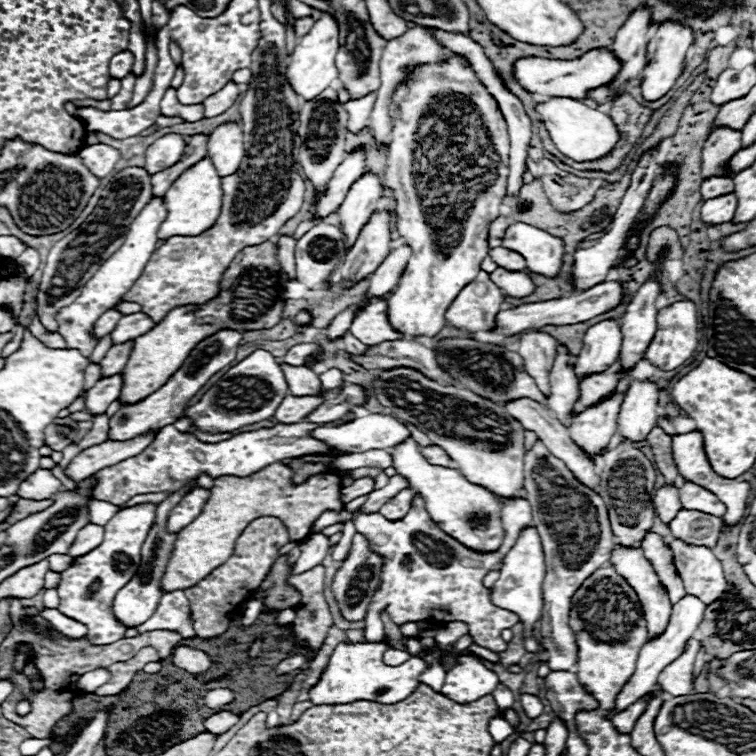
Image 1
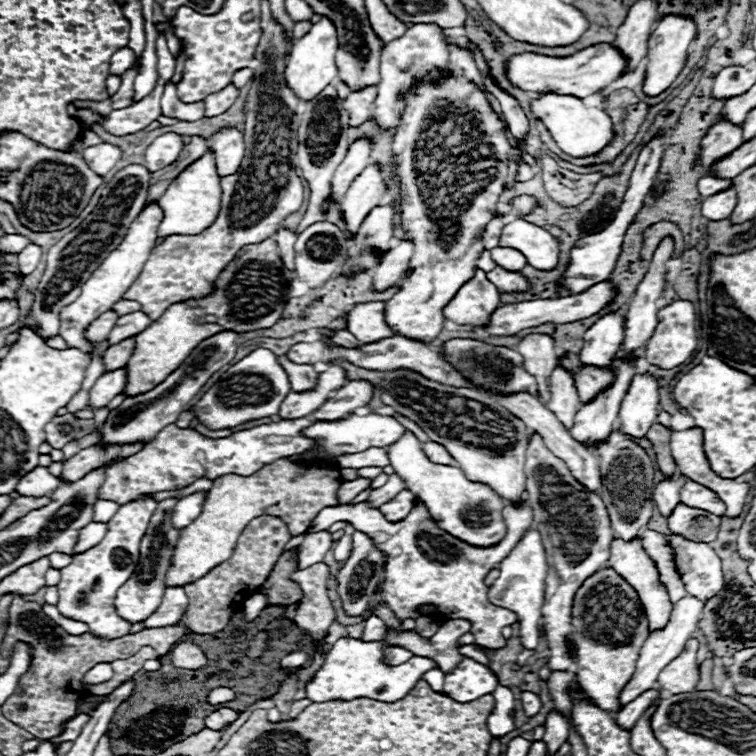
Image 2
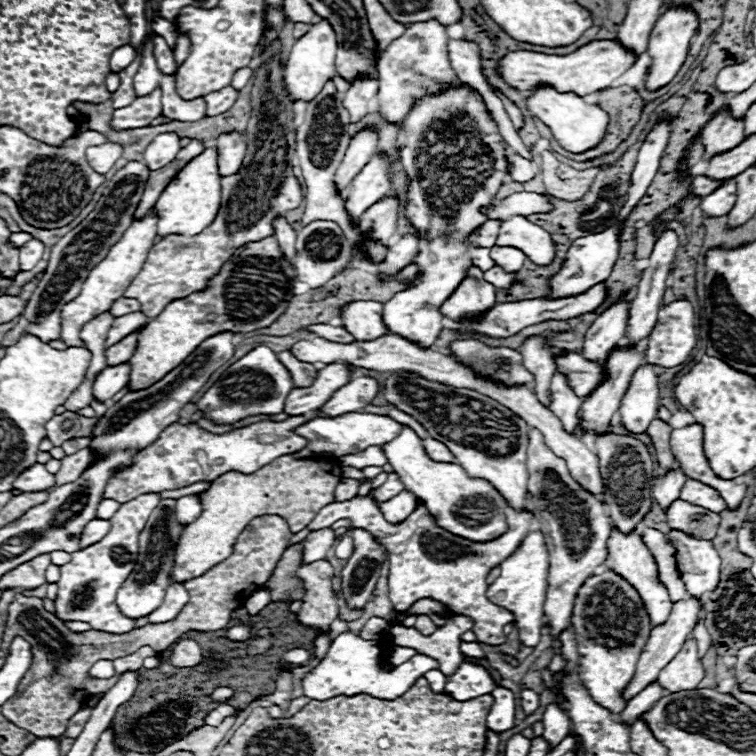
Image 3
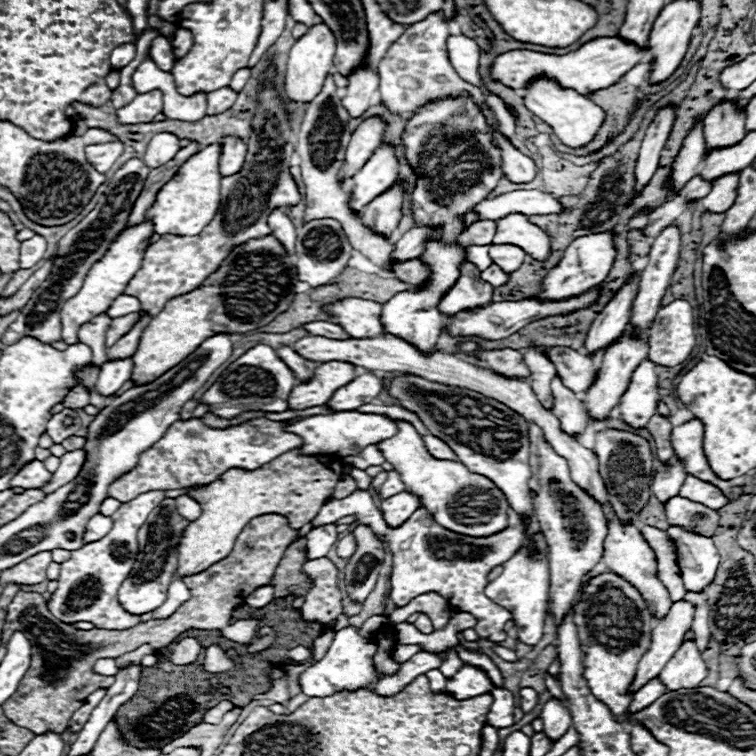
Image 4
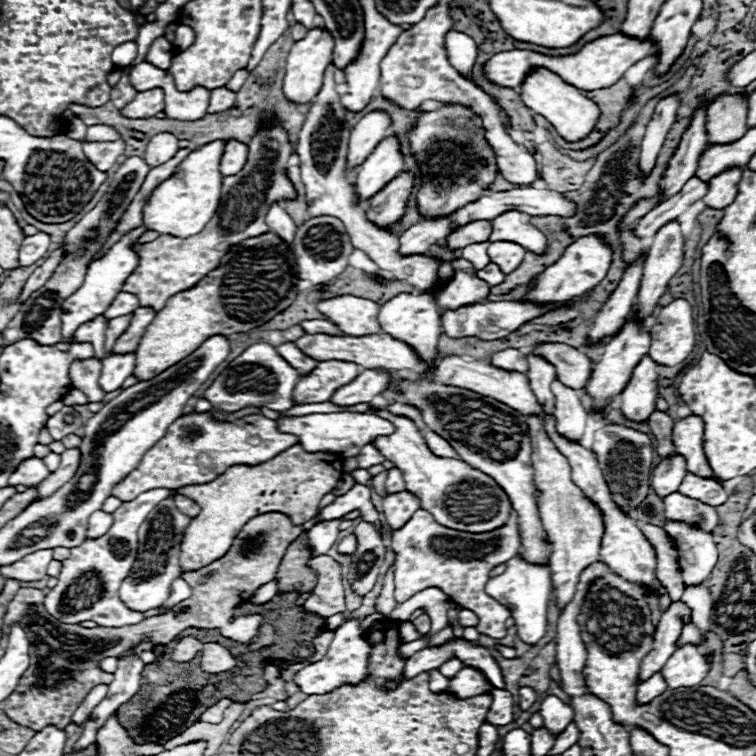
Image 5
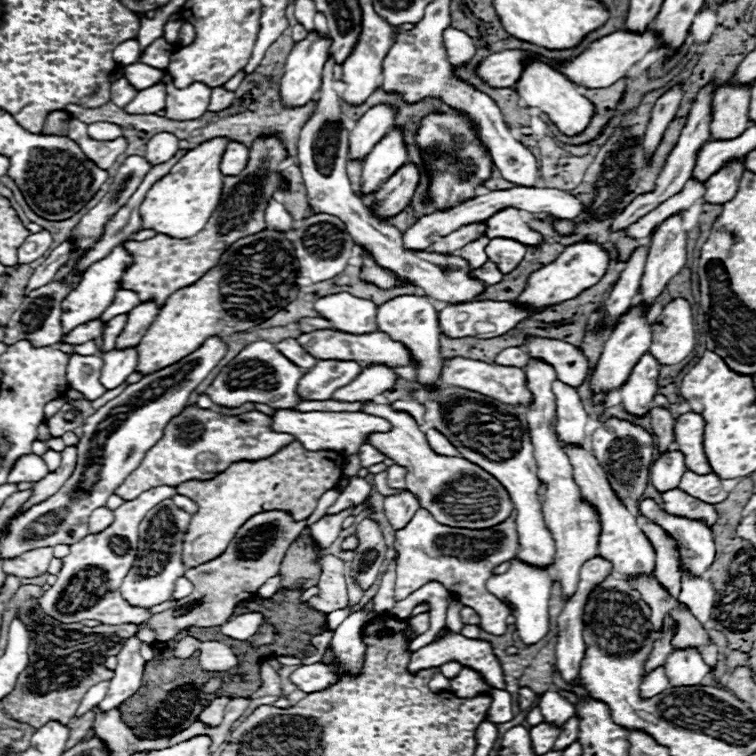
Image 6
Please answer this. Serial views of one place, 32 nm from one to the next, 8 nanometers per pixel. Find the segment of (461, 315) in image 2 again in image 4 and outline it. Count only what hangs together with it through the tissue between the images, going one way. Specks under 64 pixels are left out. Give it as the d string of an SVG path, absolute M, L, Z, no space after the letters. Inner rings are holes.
M464 262L460 264L460 280L440 300L442 314L456 314L460 310L486 306L492 302L492 286L480 278L480 270Z

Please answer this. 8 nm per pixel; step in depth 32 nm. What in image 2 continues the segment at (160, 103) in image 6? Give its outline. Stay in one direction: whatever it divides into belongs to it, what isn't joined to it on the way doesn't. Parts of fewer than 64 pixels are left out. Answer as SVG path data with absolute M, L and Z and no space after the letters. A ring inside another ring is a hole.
M160 76L158 86L144 96L142 100L130 104L128 108L122 110L114 110L112 112L112 132L114 134L132 134L138 132L146 126L150 126L158 116L162 116L160 112L160 98L162 98L162 90L164 90L164 76Z

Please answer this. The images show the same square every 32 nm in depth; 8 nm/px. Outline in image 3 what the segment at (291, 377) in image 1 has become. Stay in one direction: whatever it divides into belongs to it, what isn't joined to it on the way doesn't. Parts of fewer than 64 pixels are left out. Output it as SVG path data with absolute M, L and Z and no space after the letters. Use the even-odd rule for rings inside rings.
M290 350L278 352L278 360L280 360L280 362L288 368L288 372L292 374L294 386L310 386L310 384L314 382L314 378L316 378L316 368L314 368L314 364L296 360Z

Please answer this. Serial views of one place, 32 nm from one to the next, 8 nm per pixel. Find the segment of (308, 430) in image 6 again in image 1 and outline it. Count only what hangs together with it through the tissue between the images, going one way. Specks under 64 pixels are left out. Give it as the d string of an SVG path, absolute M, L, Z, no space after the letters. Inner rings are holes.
M368 414L364 418L354 418L340 426L320 424L310 434L320 438L320 442L328 444L330 448L348 454L366 452L374 448L378 450L392 448L410 436L408 428L400 420L382 414Z

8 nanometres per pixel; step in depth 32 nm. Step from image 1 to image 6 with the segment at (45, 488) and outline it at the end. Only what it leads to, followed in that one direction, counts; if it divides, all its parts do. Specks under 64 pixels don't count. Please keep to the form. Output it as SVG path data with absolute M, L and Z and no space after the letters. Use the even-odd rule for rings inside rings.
M30 454L30 456L20 456L16 460L16 464L12 466L12 472L8 474L8 482L26 482L26 480L32 480L32 482L38 482L42 480L44 476L48 474L48 468L44 464L44 460L36 454Z

